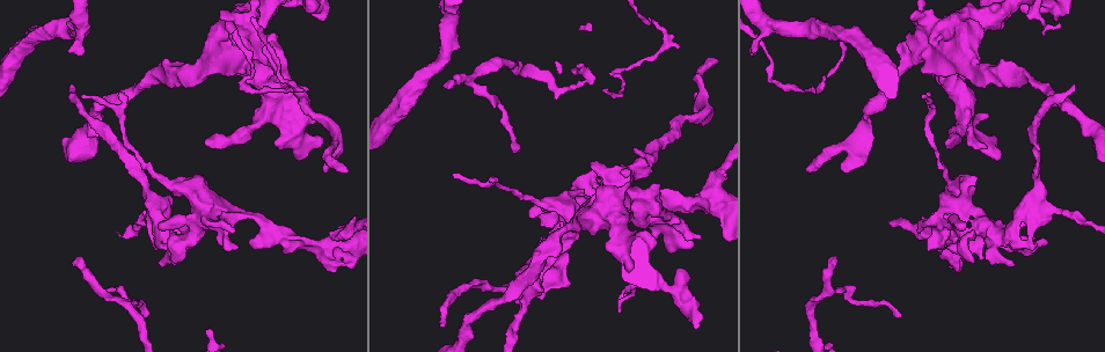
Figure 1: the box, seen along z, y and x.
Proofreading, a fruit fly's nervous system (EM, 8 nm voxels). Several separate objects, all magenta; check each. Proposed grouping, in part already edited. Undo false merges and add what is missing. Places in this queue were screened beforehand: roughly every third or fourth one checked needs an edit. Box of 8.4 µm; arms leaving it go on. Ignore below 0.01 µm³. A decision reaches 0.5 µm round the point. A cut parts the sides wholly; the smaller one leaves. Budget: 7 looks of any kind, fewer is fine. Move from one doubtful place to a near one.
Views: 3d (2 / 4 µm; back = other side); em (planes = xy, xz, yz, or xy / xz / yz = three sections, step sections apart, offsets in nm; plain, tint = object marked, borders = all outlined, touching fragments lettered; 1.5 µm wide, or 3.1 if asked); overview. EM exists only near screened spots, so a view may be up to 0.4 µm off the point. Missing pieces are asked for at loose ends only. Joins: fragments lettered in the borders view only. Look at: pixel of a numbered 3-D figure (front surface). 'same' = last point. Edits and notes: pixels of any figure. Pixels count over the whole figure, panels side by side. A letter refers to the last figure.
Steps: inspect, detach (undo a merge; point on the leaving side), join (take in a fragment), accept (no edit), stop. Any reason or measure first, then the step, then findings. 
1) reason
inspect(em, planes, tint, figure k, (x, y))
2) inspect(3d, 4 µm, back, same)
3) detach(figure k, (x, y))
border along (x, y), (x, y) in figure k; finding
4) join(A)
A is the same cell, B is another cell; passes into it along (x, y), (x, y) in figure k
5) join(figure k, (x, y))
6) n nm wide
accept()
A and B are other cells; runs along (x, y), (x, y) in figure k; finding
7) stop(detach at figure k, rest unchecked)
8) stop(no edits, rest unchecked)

an open end
inspect(em, planes, borders, figure 1, (1034, 239))

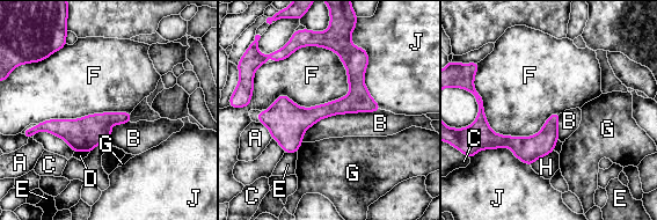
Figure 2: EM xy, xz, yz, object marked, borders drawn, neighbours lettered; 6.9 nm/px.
accept()
A, B, C, D, E, F, G, H and J are other cells; no lettered fragment goes on from it

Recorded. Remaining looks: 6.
branch stops here
inspect(em, xy, step 8, tint, figure 1, (440, 324))

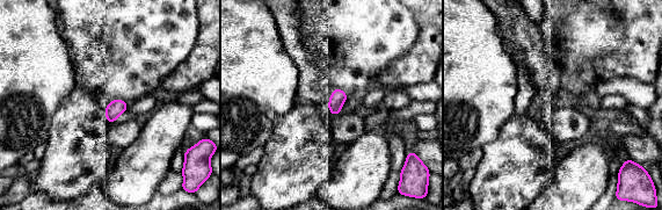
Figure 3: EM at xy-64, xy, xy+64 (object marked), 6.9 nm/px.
inspect(em, planes, borders, same)

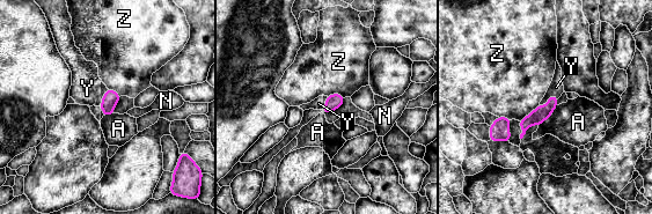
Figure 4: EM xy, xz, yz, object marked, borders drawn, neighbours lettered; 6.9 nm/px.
join(Y)
Y is the same cell, A, N and Z are other cells; it goes on there

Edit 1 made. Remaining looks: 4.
branch stops here
inspect(em, planes, borders, figure 1, (235, 31))

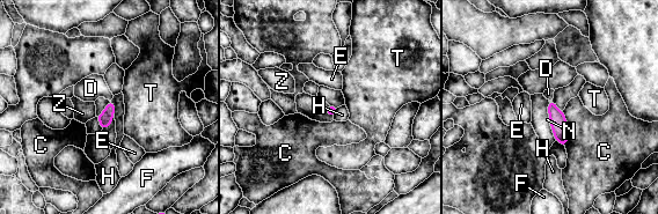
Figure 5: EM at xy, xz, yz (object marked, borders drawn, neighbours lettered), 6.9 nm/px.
70 nm wide
accept()
C, D, E, F, H, N, T and Z are other cells; border along (552, 101), (562, 111) in figure 5; none of them fits

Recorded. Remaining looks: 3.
stop(join at figure 4, rest unchecked)

